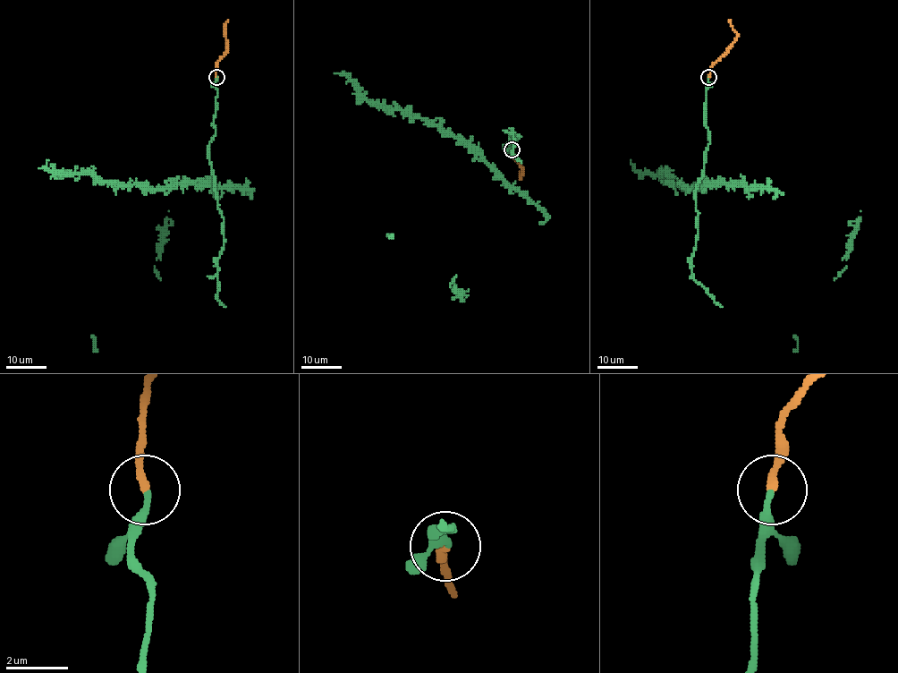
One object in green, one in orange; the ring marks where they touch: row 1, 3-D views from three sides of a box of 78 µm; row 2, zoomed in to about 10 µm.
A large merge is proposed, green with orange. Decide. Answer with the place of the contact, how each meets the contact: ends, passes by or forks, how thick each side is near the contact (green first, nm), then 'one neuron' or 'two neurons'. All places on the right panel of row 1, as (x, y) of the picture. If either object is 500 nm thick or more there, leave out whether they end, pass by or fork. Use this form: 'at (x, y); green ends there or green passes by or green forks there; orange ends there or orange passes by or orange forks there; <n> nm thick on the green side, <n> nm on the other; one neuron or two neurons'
at (708, 77); green ends there; orange ends there; 200 nm thick on the green side, 260 nm on the other; one neuron

